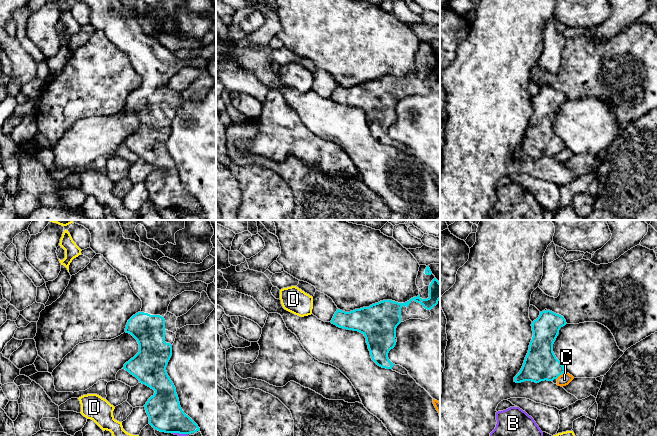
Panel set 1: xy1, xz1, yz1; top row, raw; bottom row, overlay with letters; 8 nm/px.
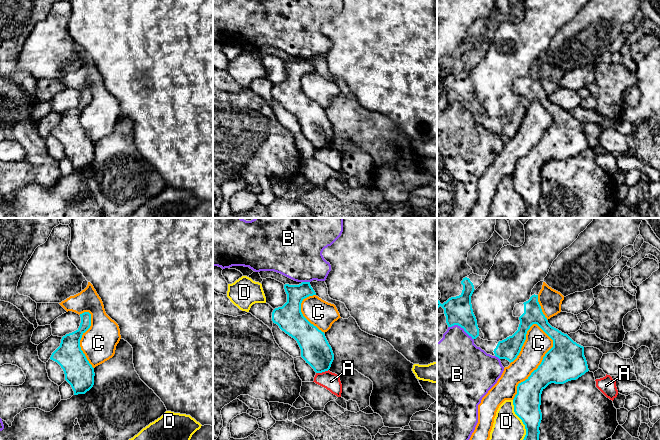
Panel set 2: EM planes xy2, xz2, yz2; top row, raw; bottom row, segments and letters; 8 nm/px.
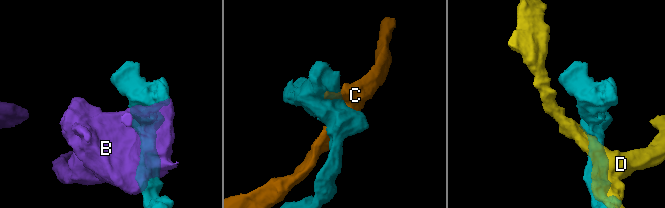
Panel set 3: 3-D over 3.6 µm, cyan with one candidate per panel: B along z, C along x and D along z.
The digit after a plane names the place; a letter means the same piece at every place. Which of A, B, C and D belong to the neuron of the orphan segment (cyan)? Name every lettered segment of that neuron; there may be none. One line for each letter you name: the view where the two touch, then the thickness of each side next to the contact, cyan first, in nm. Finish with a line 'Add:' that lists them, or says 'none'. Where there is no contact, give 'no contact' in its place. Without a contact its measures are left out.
Add: none

